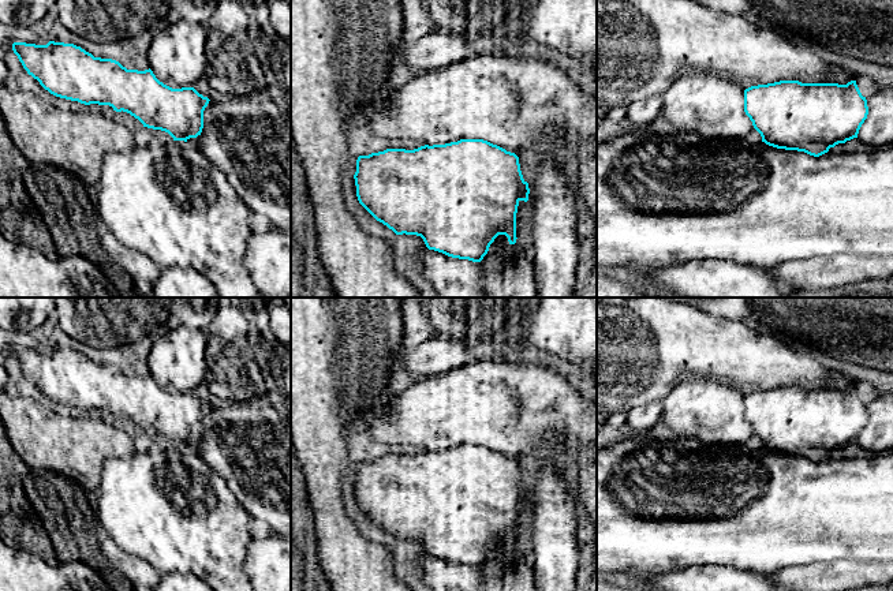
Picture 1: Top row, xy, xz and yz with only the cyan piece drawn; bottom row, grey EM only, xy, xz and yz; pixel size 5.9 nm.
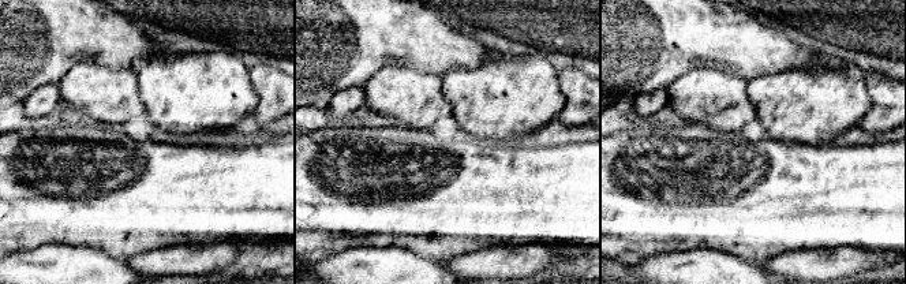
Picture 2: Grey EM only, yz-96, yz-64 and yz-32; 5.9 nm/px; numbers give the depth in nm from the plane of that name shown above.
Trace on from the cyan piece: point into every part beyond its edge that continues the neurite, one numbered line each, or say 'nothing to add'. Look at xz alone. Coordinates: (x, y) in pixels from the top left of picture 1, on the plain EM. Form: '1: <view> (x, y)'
1: xz (519, 407)

